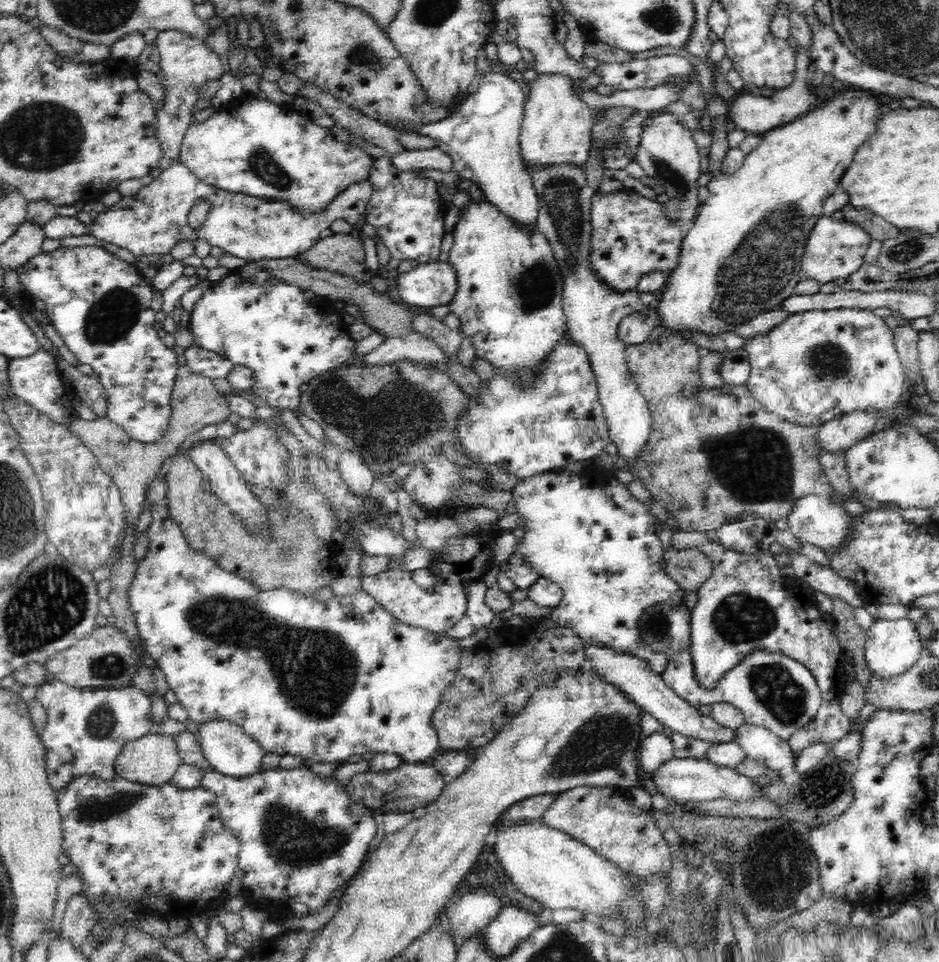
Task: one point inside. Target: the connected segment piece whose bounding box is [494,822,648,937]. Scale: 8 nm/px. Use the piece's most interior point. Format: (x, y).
(558, 871)

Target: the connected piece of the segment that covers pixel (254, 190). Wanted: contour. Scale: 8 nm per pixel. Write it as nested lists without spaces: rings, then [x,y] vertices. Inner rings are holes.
[[[255,96],[240,97],[234,100],[230,112],[214,112],[214,114],[212,114],[210,118],[206,118],[204,122],[190,125],[183,136],[180,154],[178,156],[178,162],[187,166],[194,176],[207,182],[207,184],[230,191],[231,193],[244,193],[254,198],[266,198],[271,200],[271,202],[286,202],[286,205],[291,206],[293,210],[297,210],[297,212],[301,212],[301,214],[311,214],[311,216],[326,212],[326,208],[334,201],[334,198],[337,198],[338,194],[344,192],[351,184],[358,182],[360,179],[368,179],[371,164],[374,160],[375,158],[373,158],[372,155],[369,155],[363,149],[360,149],[360,147],[354,144],[336,141],[328,128],[314,123],[312,116],[302,115],[298,113],[298,110],[285,107],[282,104],[272,103],[269,99],[256,99]]]

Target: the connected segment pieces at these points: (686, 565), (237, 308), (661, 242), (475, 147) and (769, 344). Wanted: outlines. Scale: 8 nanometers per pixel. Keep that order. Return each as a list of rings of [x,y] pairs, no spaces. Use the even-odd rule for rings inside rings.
[[[670,547],[663,552],[663,558],[666,561],[666,575],[686,592],[698,591],[713,572],[710,557],[698,549]]]
[[[252,261],[214,283],[214,288],[207,289],[192,309],[190,332],[193,343],[199,348],[220,354],[232,364],[249,369],[253,374],[251,391],[254,396],[265,400],[265,404],[276,412],[290,410],[297,416],[302,413],[300,385],[316,375],[331,373],[344,366],[356,348],[355,341],[348,332],[343,313],[337,310],[334,302],[266,274],[259,264]]]
[[[627,189],[617,193],[598,192],[591,201],[590,269],[610,290],[619,294],[633,292],[648,271],[674,270],[685,233],[677,221],[666,217],[662,203]]]
[[[498,61],[478,78],[476,90],[469,94],[457,111],[436,122],[418,123],[411,130],[433,138],[438,147],[452,157],[452,170],[476,183],[488,201],[500,207],[518,225],[536,226],[539,198],[530,173],[519,154],[519,134],[525,111],[526,94],[521,84],[510,78],[506,64]]]
[[[858,309],[805,310],[805,312],[791,315],[785,322],[782,322],[781,326],[774,328],[767,334],[746,339],[743,350],[748,352],[751,373],[745,385],[767,411],[778,415],[778,418],[781,418],[784,422],[798,423],[801,426],[818,426],[853,410],[870,409],[870,411],[878,411],[880,417],[888,416],[897,407],[900,398],[902,398],[902,390],[904,390],[902,385],[904,384],[905,372],[895,344],[892,329],[887,326],[883,318],[875,316],[871,311]]]

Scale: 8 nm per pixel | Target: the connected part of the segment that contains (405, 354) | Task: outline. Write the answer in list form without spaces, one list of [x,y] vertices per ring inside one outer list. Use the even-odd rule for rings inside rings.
[[[408,334],[404,338],[386,337],[378,348],[366,354],[366,366],[384,366],[408,359],[414,364],[448,364],[448,357],[438,343],[424,334]]]

